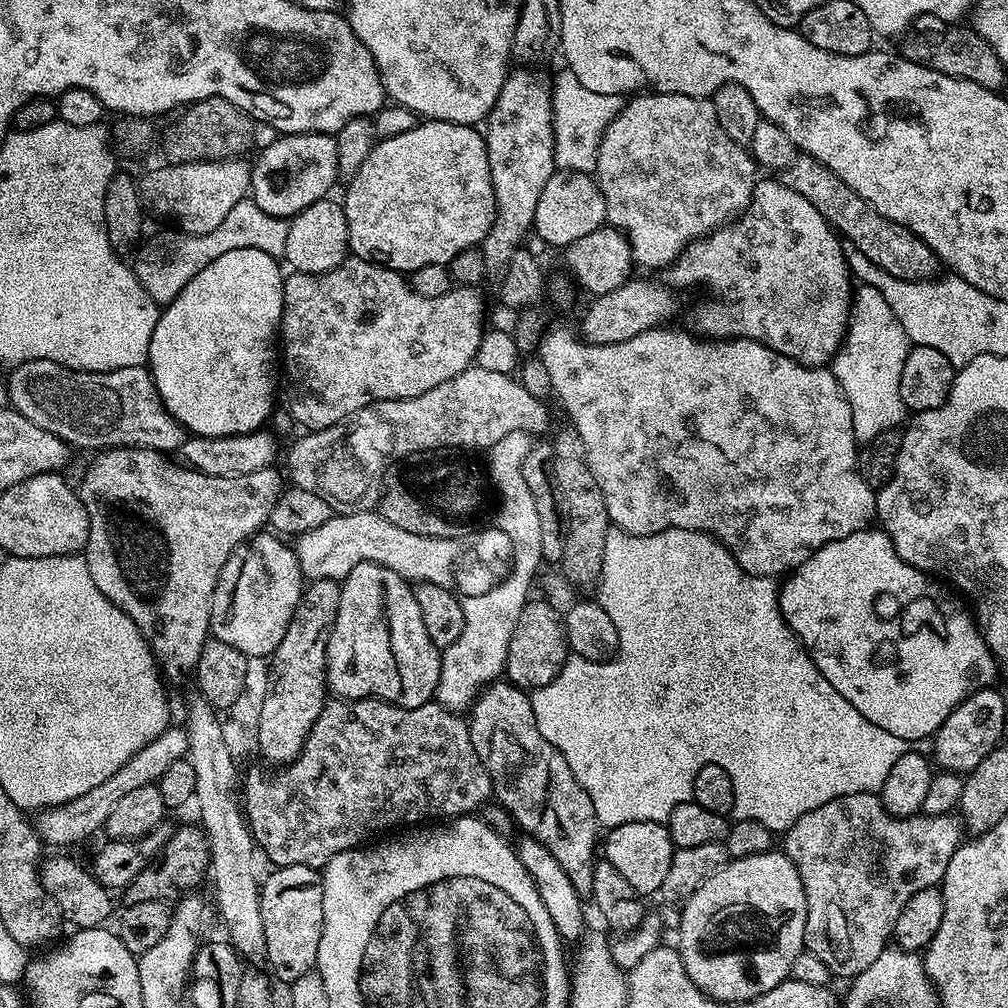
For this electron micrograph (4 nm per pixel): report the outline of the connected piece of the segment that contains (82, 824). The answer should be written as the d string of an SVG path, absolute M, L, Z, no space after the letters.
M152 740L130 762L126 762L102 786L94 786L85 796L79 796L55 810L44 810L39 813L40 817L35 817L34 827L40 834L41 841L48 844L76 844L79 840L84 840L94 832L100 832L104 823L110 818L110 813L114 811L114 806L125 794L130 794L133 790L138 790L138 786L156 784L164 772L164 764L160 764L160 744L155 744Z

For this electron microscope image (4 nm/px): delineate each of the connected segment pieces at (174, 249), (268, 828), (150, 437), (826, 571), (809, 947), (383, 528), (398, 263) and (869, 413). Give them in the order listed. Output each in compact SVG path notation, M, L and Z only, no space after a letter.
M245 198L228 212L215 230L204 235L190 235L178 230L158 233L154 242L160 250L154 246L146 247L142 256L134 263L134 271L148 295L157 303L167 304L184 289L186 282L198 270L204 269L222 254L233 250L254 249L266 250L266 254L277 258L283 257L288 226L289 221L285 217L266 214L266 210Z
M343 698L333 699L331 702L325 703L324 712L314 722L312 733L306 738L300 755L281 772L284 772L281 776L272 777L267 776L260 768L252 768L247 772L245 778L244 775L242 778L242 806L245 810L248 827L252 830L252 837L256 840L257 849L263 855L265 852L273 860L273 865L276 868L310 866L320 870L330 862L330 858L334 858L334 854L342 854L351 848L361 847L365 842L371 841L375 837L372 836L375 832L384 832L387 828L400 830L405 826L420 826L425 822L435 821L437 818L467 816L483 809L494 796L488 767L474 750L474 742L470 738L467 719L459 711L446 708L439 702L429 702L417 708L397 708L386 700L375 698L351 702Z
M27 360L26 363L19 365L13 372L16 373L12 376L11 407L15 409L15 411L21 412L26 418L30 418L30 422L34 422L38 426L42 426L46 430L53 432L58 439L63 440L65 444L71 446L73 449L96 448L95 450L103 450L105 448L139 446L142 448L155 448L158 452L168 454L171 453L171 448L172 451L178 450L184 445L186 429L165 410L164 404L160 400L160 395L156 389L156 383L152 381L152 373L147 367L123 368L122 370L114 370L113 372L74 372L61 365L55 364L52 360Z
M869 526L846 538L822 546L809 560L802 562L787 573L785 580L788 581L785 584L781 583L778 588L780 609L784 615L784 621L788 623L792 633L800 639L804 649L810 653L814 666L818 666L822 678L826 678L826 682L830 682L830 686L834 686L834 690L838 690L838 694L842 694L842 698L846 698L846 702L850 702L850 706L854 706L854 710L858 710L858 714L862 714L862 718L874 722L874 726L882 726L882 730L890 730L890 734L898 734L898 738L915 742L915 740L924 740L927 736L928 739L935 737L942 722L946 722L946 718L950 718L954 709L971 692L975 692L977 688L989 687L993 683L992 679L998 676L996 657L993 656L988 648L988 643L981 636L973 613L967 607L964 609L951 596L953 593L947 587L945 587L946 589L939 588L936 585L939 583L929 573L919 572L917 568L907 564L898 554L898 550L894 550L894 542L887 532L879 527Z
M859 792L842 798L834 798L822 806L818 806L818 810L812 810L810 814L804 814L802 818L798 818L798 822L794 822L794 826L790 826L788 831L783 833L784 845L782 845L782 851L794 862L794 866L802 878L802 886L806 894L805 949L815 958L821 959L829 968L833 977L848 976L847 978L854 978L858 974L862 974L862 970L866 970L866 966L870 966L870 962L874 962L874 958L878 958L878 954L882 954L882 950L889 947L896 930L898 914L902 914L906 902L910 902L910 898L914 898L914 894L918 894L918 890L935 888L943 881L946 866L950 866L950 858L962 843L960 832L962 833L961 821L952 814L947 816L926 816L923 814L892 816L884 809L884 801L880 799L876 792Z
M345 511L334 514L318 530L310 530L295 541L296 557L309 581L341 581L362 562L381 564L409 582L423 582L448 587L448 544L446 537L423 537L394 526L379 511Z
M425 119L417 122L413 128L406 130L406 134L394 134L394 138L383 138L372 145L366 162L347 181L348 193L342 197L342 205L349 226L348 247L353 257L361 260L373 260L375 263L383 264L386 268L395 268L401 274L411 274L424 266L435 264L451 265L452 259L462 254L467 248L483 245L484 239L488 237L494 225L497 223L496 199L494 198L494 186L490 178L490 162L488 161L488 142L483 135L480 136L471 124L455 124L445 120Z
M861 283L859 287L857 292L855 289L850 300L851 312L848 331L844 334L844 343L841 344L839 352L832 357L830 367L851 404L857 441L867 442L878 438L880 432L891 432L905 423L906 414L898 412L906 412L902 402L902 366L908 357L910 341L906 330L902 330L902 322L894 318L894 310L890 310L886 298L882 298L882 294L874 290L874 286Z

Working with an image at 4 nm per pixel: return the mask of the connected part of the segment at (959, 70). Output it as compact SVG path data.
M964 26L945 27L948 29L941 36L905 35L902 54L906 59L912 60L916 64L925 64L926 67L938 70L942 74L950 74L954 78L969 80L983 88L1003 89L1005 64L1001 62L998 54L994 54L992 47L976 31L968 26L960 27Z

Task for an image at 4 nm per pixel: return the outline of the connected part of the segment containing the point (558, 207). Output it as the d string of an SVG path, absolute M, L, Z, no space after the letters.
M560 170L553 173L542 188L538 205L535 207L533 231L548 245L562 250L568 247L570 242L576 242L603 227L606 221L605 198L597 181L587 173Z

